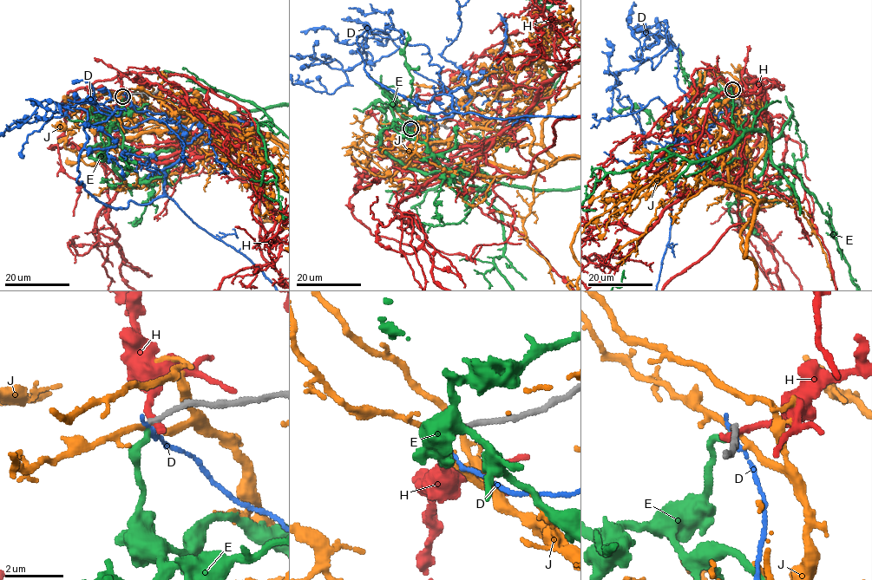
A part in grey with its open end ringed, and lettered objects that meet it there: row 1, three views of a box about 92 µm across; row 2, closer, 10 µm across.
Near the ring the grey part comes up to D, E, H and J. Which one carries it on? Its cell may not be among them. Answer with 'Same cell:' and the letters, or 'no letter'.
Same cell: no letter

